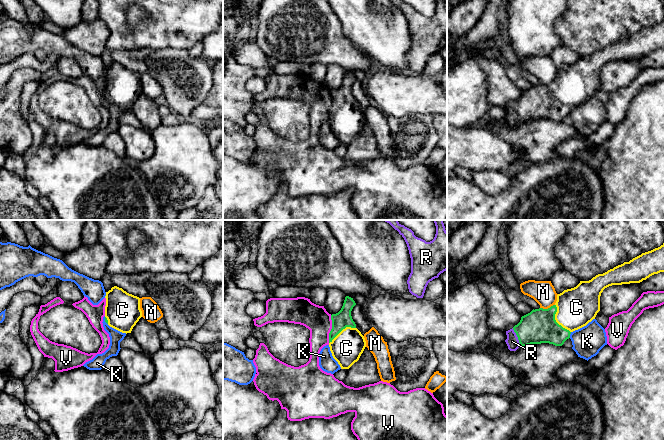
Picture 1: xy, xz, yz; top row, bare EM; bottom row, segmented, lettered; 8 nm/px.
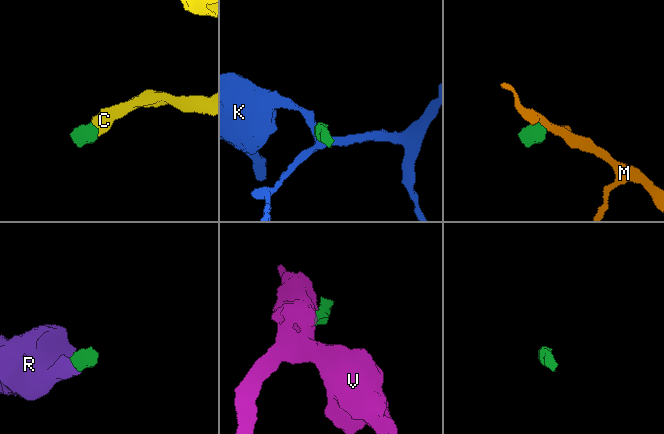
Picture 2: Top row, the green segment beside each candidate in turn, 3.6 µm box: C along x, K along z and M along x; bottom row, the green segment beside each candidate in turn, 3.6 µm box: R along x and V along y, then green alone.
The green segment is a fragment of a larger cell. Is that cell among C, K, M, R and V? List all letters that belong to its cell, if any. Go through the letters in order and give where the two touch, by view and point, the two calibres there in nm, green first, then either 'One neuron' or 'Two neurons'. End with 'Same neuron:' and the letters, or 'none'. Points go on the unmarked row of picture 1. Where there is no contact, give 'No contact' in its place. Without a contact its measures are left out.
C: Touches green at yz (555, 96). Thickness 280 nm (green) against 320 nm. One neuron
K: Touches green at yz (569, 111). Thickness 260 nm (green) against 240 nm. Two neurons
M: Touches green at yz (548, 84). Thickness 280 nm (green) against 190 nm. Two neurons
R: Touches green at yz (517, 112). Thickness 280 nm (green) against 100 nm. One neuron
V: Touches green at xz (331, 105). Thickness 140 nm (green) against 200 nm. Two neurons
Same neuron: C, R

